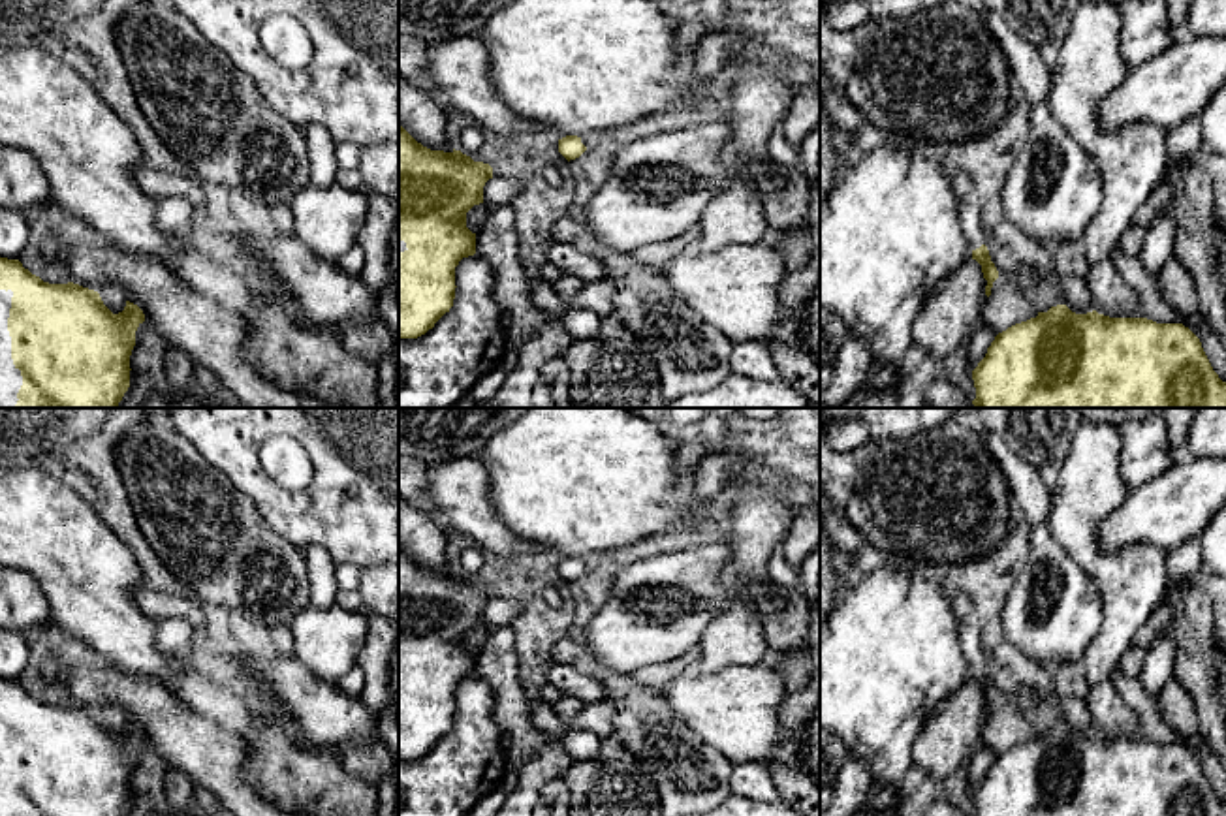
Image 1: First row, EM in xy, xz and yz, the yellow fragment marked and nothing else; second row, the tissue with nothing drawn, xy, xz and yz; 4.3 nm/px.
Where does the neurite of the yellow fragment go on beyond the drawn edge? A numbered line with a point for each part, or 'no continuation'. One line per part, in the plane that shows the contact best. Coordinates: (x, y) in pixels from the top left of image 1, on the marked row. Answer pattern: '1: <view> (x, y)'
1: xy (10, 378)

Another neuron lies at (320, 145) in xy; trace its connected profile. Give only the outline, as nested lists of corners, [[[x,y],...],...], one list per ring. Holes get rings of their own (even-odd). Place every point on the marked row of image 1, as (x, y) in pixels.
[[[308,124],[303,130],[303,135],[310,158],[310,182],[320,186],[335,184],[335,177],[338,171],[335,156],[335,137],[322,124]]]

